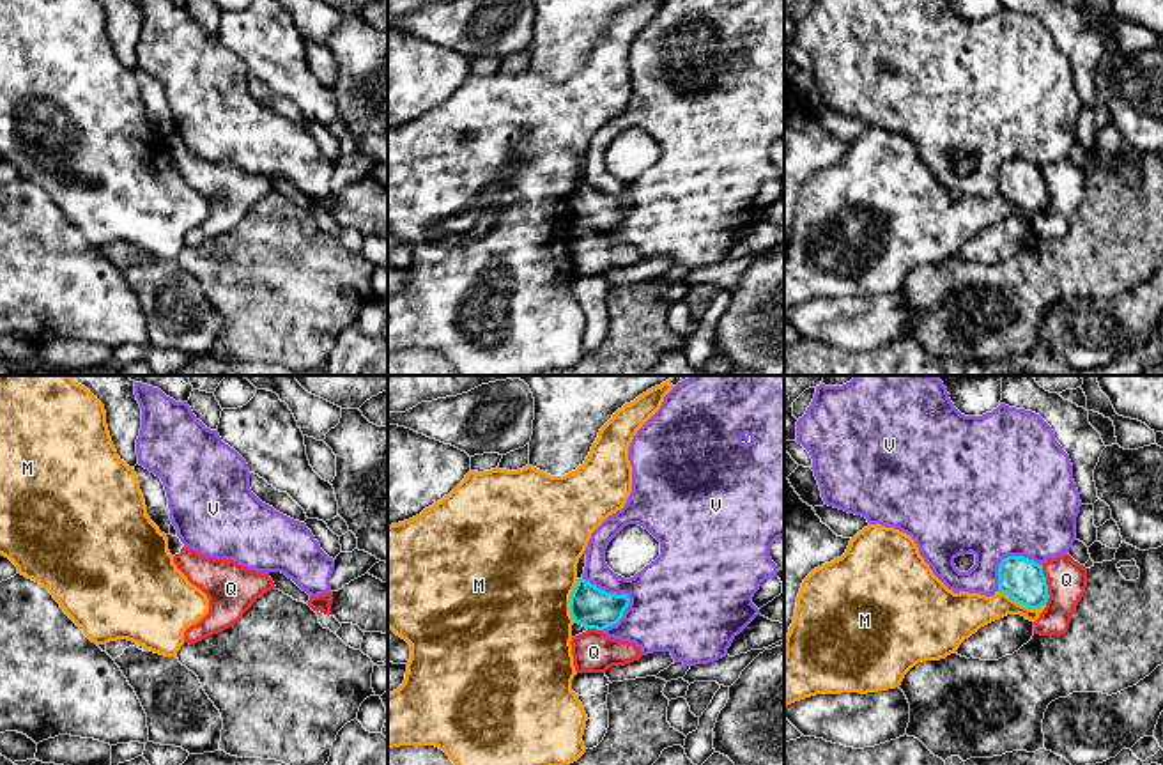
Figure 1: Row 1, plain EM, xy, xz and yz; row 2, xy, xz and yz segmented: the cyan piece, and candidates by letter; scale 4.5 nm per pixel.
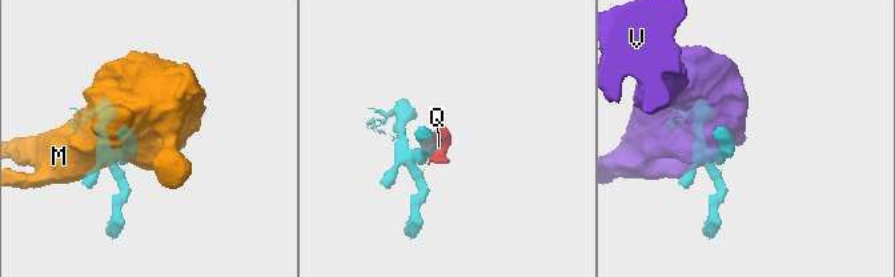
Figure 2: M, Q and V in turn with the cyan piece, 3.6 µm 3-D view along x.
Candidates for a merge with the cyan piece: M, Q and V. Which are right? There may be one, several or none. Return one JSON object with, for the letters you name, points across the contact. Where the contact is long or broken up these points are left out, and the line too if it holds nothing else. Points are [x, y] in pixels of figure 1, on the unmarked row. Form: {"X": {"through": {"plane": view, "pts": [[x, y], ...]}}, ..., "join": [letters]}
{"join": []}

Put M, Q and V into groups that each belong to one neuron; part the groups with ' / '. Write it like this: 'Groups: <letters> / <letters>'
Groups: M / Q / V

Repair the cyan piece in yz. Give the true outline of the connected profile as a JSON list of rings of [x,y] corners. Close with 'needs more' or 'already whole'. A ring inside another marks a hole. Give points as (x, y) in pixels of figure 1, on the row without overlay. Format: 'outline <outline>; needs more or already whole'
outline [[[1007,159],[998,168],[998,193],[1028,212],[1050,202],[1043,168],[1025,159]]]; already whole

